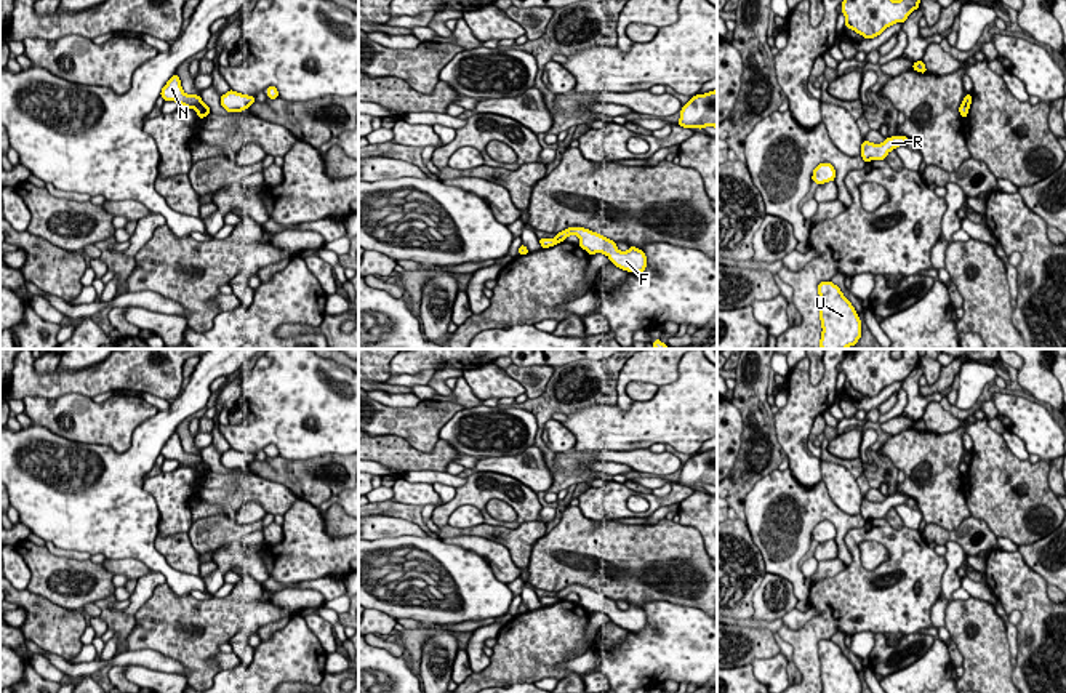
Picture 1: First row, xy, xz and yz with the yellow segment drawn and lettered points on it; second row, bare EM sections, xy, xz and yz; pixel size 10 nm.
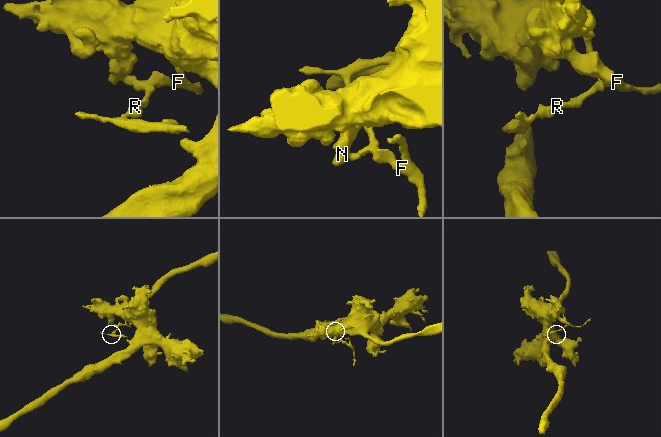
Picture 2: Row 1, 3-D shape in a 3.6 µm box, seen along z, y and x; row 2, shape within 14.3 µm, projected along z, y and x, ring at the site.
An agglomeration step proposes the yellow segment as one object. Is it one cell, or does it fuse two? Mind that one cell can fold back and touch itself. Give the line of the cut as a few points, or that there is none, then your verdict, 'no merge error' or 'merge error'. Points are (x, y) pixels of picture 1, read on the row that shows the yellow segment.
cut xy (202, 103), (196, 109); merge error

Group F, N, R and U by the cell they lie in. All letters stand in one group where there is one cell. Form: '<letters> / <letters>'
F R / N U

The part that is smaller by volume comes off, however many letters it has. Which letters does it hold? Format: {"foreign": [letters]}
{"foreign": ["F", "R"]}

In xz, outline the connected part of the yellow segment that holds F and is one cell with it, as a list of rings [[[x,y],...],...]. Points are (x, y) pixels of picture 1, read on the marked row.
[[[568,227],[559,232],[555,238],[563,242],[571,234],[579,237],[579,246],[589,254],[603,253],[610,258],[610,262],[623,270],[640,274],[647,267],[647,256],[643,250],[629,246],[627,251],[619,251],[613,240],[584,227]]]

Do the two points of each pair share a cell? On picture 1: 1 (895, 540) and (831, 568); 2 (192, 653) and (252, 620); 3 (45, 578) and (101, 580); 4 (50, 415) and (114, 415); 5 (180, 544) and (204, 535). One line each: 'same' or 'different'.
1: different
2: same
3: same
4: same
5: different

